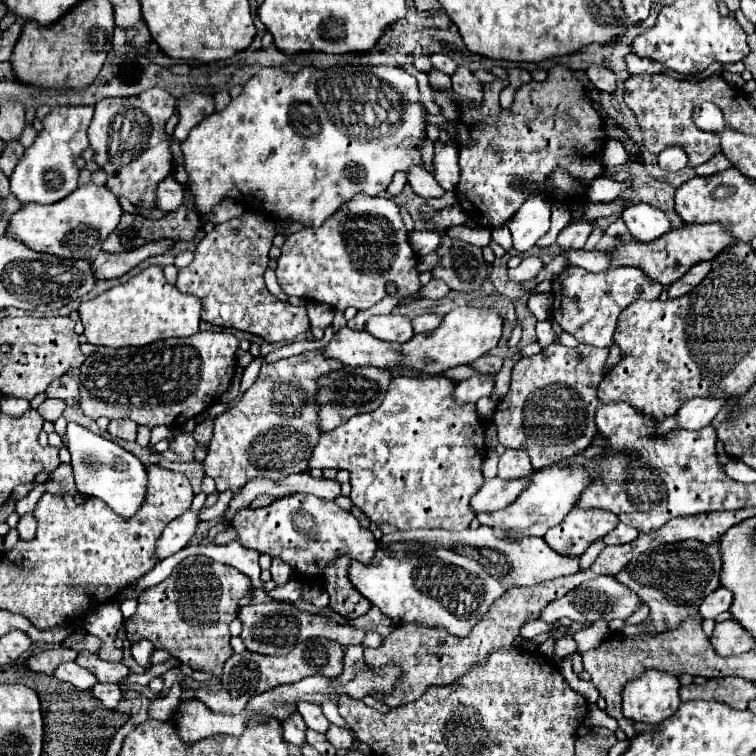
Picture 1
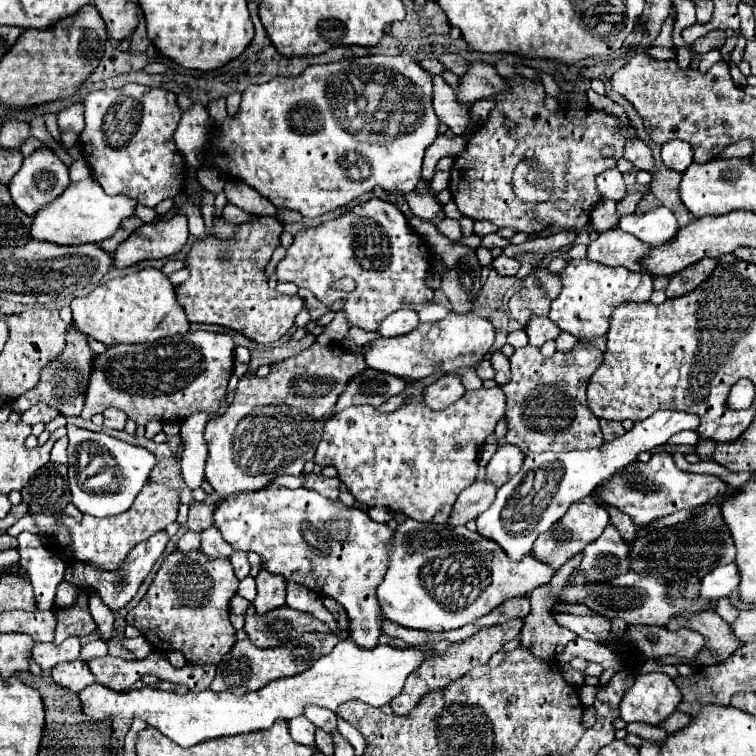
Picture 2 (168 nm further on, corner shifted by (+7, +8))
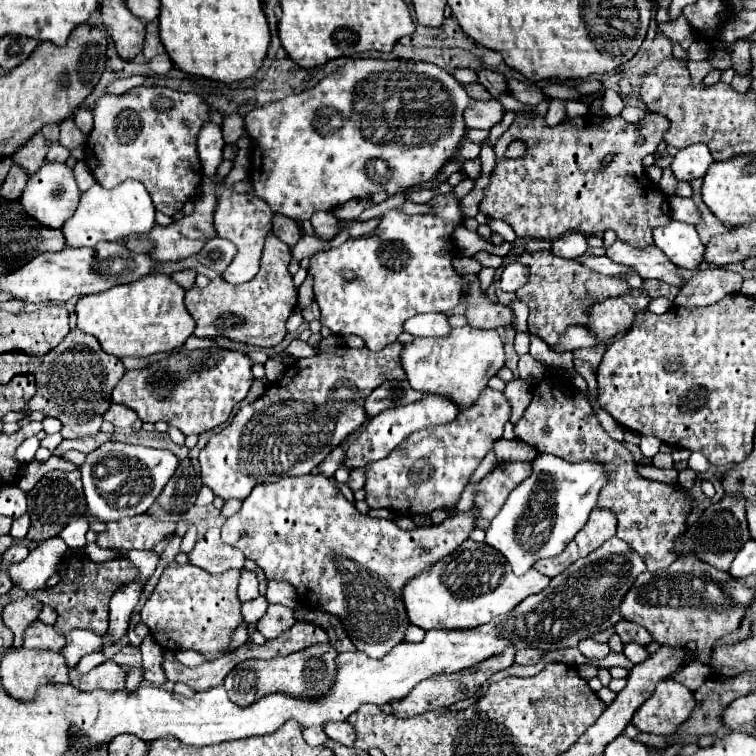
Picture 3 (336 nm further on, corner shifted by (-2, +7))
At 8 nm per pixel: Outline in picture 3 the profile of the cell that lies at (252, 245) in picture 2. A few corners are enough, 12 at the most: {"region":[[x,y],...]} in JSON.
{"region":[[268,232],[260,270],[186,292],[194,336],[278,346],[298,302],[290,246]]}

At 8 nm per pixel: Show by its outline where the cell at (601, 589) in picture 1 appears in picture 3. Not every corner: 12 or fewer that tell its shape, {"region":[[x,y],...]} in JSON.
{"region":[[696,558],[642,572],[620,602],[658,644],[710,646],[754,590]]}

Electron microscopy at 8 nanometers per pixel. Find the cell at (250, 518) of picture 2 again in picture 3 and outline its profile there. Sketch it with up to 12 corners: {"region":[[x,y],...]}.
{"region":[[328,478],[256,486],[222,540],[382,658],[404,580],[478,510],[402,530]]}

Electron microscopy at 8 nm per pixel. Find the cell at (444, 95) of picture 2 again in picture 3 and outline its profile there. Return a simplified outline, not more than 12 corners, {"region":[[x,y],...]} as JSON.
{"region":[[472,100],[464,110],[468,128],[490,130],[504,116],[500,102]]}

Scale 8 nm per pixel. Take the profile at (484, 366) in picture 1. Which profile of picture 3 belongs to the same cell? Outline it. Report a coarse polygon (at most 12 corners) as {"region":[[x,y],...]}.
{"region":[[522,378],[506,382],[504,394],[510,398],[516,424],[532,400],[532,386]]}

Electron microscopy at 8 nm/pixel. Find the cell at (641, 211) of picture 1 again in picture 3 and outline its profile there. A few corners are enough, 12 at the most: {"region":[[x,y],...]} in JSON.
{"region":[[672,220],[654,244],[682,268],[702,262],[704,244],[692,224]]}

